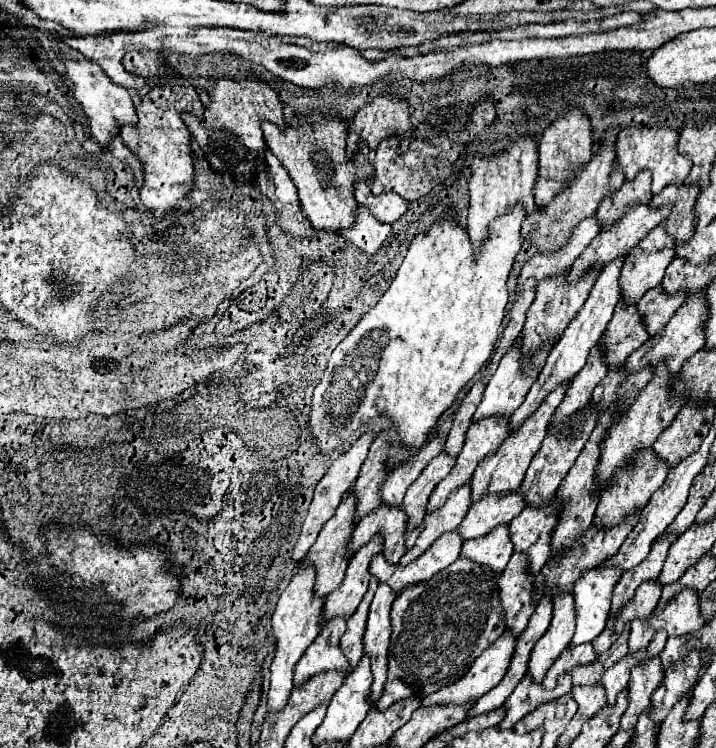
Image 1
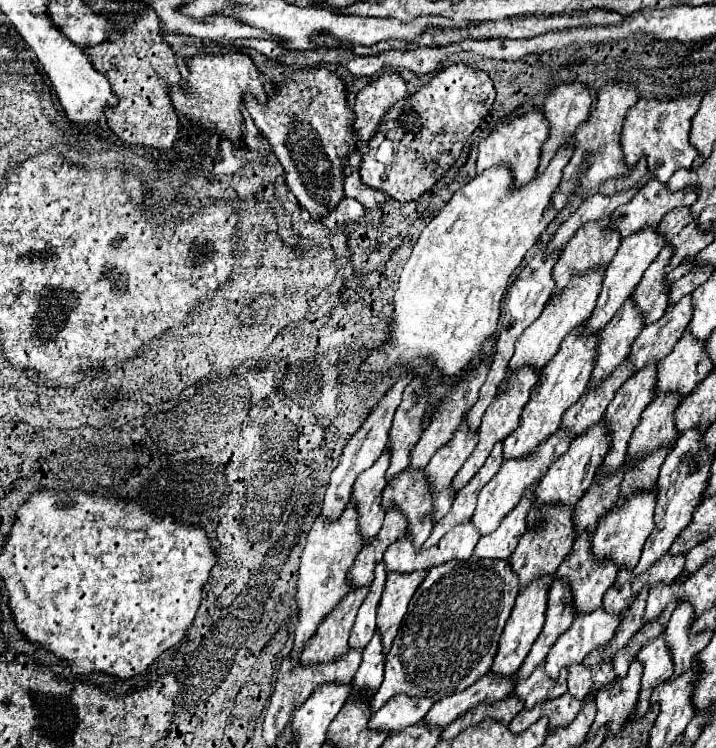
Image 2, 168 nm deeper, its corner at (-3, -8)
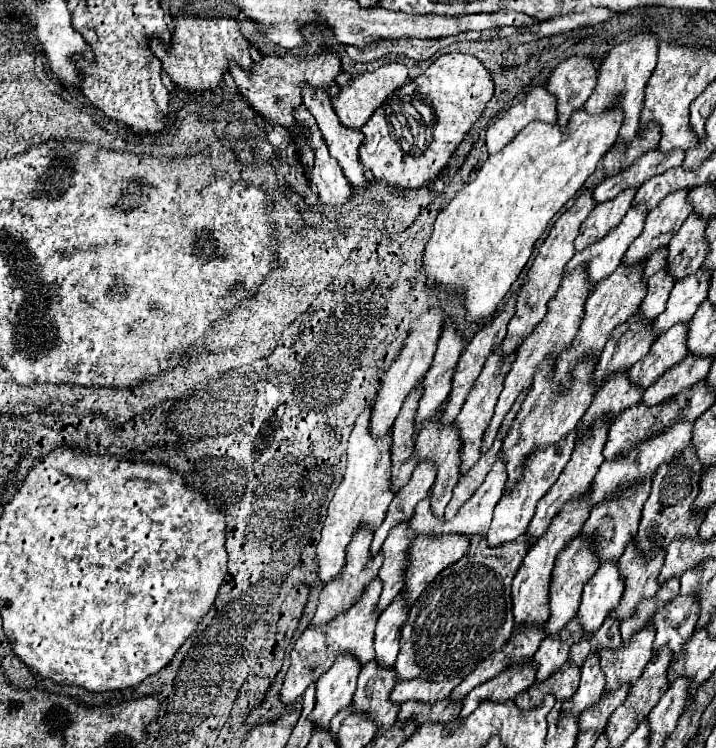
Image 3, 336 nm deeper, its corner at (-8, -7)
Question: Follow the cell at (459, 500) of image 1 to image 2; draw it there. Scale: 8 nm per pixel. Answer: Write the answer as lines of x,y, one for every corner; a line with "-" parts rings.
497,444
497,446
491,450
491,454
489,454
487,462
483,464
483,468
475,474
475,478
473,478
467,486
463,486
463,488
457,492
451,510
443,516
443,520
441,520
439,524
435,524
431,536
425,540
423,548
431,548
431,546
435,546
435,544
437,544
437,542
439,542
439,540
441,540
453,526
471,520
475,502
477,502
477,494
479,494
481,488
487,484
487,480
499,470
501,462
503,462
503,458
501,458
501,444

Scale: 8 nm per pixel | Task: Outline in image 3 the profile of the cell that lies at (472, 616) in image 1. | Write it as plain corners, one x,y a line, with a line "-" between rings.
486,537
472,539
464,559
444,569
414,601
408,623
402,629
400,653
394,665
398,677
440,681
458,673
464,679
474,671
478,661
498,651
512,635
510,587
526,553
528,547
522,539
514,539
506,547
486,547

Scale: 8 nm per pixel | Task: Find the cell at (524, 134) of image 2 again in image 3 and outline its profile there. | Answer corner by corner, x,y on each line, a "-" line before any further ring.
544,85
532,87
522,101
512,105
496,123
490,125
486,133
488,153
498,153
518,135
520,129
524,129
534,119
556,123
556,99
554,95
550,95
550,91
546,91

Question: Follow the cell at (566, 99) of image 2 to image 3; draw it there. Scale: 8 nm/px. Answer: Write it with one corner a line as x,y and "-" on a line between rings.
572,55
556,65
548,77
548,91
558,99
558,123
566,129
572,111
580,109
596,87
596,67
592,57

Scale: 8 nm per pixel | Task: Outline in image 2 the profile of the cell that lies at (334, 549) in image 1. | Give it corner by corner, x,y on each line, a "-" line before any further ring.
385,450
379,460
361,476
357,476
353,490
351,490
351,500
357,508
357,520
359,520
359,532
365,544
377,536
383,524
385,510
379,506
381,502
381,492
385,488
385,470
389,468
389,452

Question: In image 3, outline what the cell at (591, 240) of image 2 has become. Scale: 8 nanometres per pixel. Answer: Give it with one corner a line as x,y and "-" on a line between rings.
630,187
618,193
614,199
596,205
580,227
580,235
576,237
576,251
582,251
590,243
602,239
608,231
612,231
622,221
626,211
630,209
636,191
638,187

